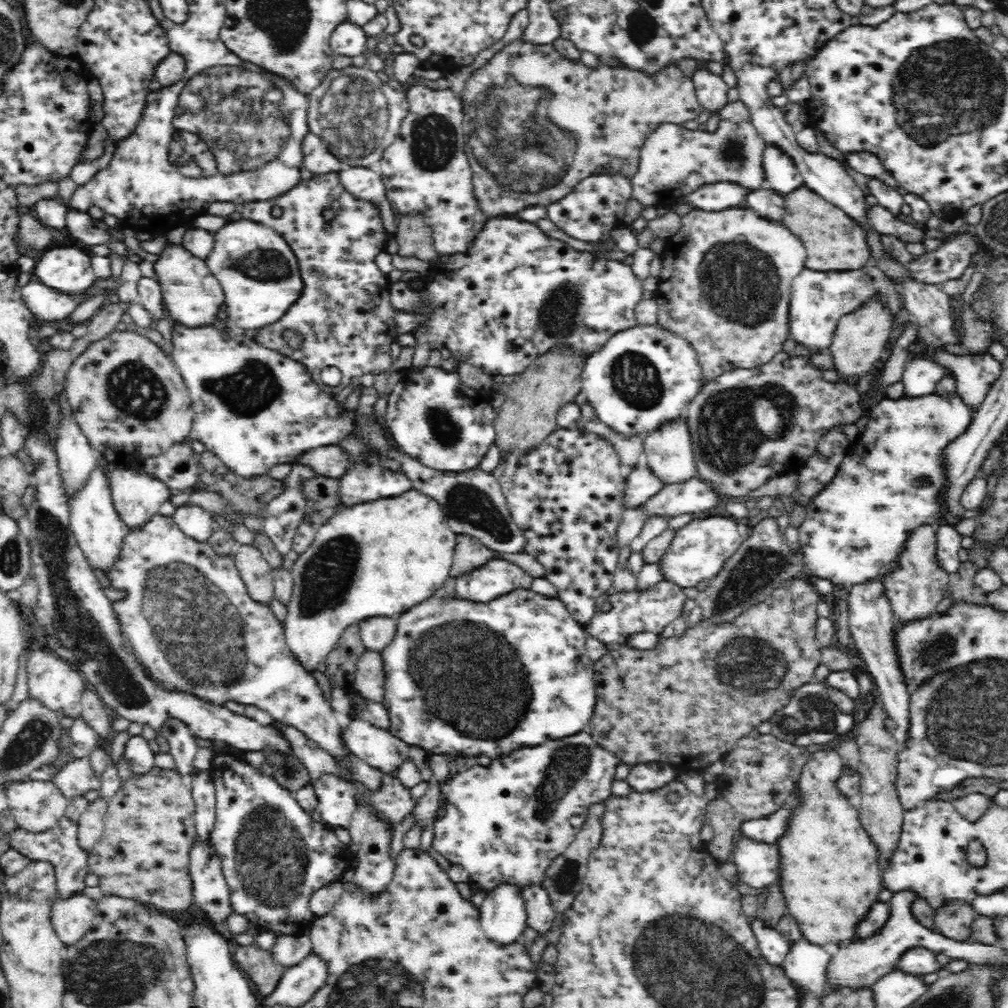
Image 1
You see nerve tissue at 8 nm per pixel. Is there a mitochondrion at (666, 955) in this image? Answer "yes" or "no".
yes

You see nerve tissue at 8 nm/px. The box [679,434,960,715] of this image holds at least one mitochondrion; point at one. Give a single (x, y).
(748, 664)

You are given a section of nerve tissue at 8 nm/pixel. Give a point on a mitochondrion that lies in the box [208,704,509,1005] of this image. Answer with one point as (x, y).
(271, 860)

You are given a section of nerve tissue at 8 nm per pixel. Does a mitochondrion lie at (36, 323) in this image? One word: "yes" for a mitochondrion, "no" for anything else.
no

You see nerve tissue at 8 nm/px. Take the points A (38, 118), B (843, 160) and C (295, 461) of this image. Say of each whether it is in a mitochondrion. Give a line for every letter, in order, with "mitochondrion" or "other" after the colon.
A: other
B: other
C: other

